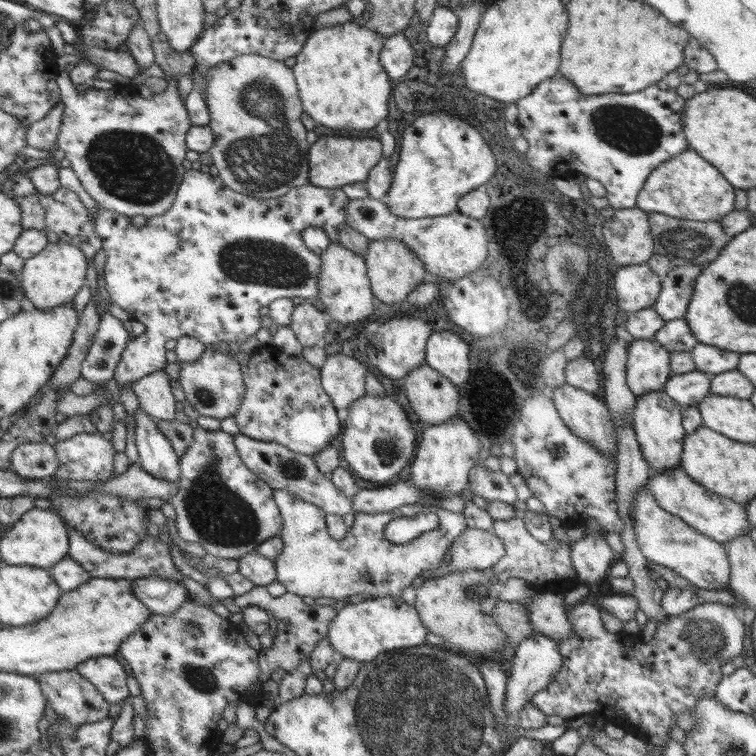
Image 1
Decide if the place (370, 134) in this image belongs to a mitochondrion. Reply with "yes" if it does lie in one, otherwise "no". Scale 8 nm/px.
no

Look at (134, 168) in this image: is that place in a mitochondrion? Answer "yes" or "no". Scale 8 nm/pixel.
yes

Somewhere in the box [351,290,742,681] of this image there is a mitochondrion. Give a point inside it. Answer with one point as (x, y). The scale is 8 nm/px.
(478, 592)

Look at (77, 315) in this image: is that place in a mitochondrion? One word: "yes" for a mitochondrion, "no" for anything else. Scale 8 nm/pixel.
no

